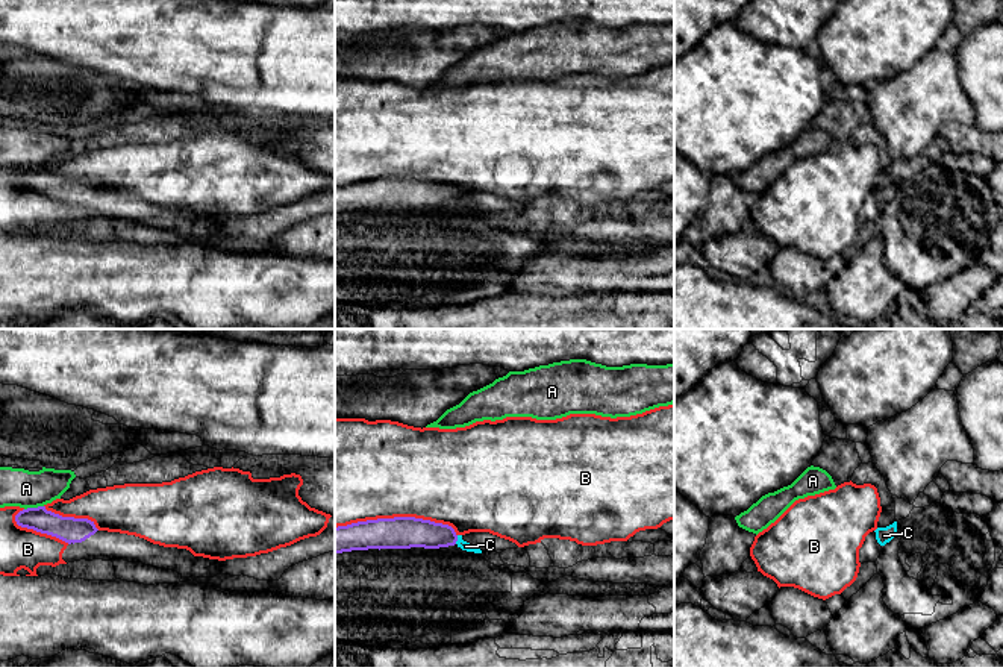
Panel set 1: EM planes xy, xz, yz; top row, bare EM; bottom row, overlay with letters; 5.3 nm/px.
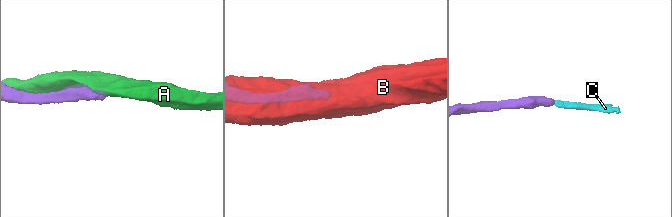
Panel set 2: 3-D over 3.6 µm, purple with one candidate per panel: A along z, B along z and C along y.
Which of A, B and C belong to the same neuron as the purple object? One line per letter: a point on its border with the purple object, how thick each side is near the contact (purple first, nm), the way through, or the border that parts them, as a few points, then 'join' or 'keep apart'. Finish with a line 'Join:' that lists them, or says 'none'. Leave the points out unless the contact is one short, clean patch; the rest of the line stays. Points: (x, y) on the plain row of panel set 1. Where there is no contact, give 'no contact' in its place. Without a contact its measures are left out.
A: meets purple in xy at (34, 169); 140 nm thick on the purple side, 200 nm on the other; keep apart
B: meets purple in xz at (397, 178); 180 nm thick on the purple side, 500 nm on the other; keep apart
C: meets purple in xz at (456, 200); 160 nm thick on the purple side, 50 nm on the other; runs through xz (411, 193), (446, 196), (456, 200), (465, 206); join
Join: C

